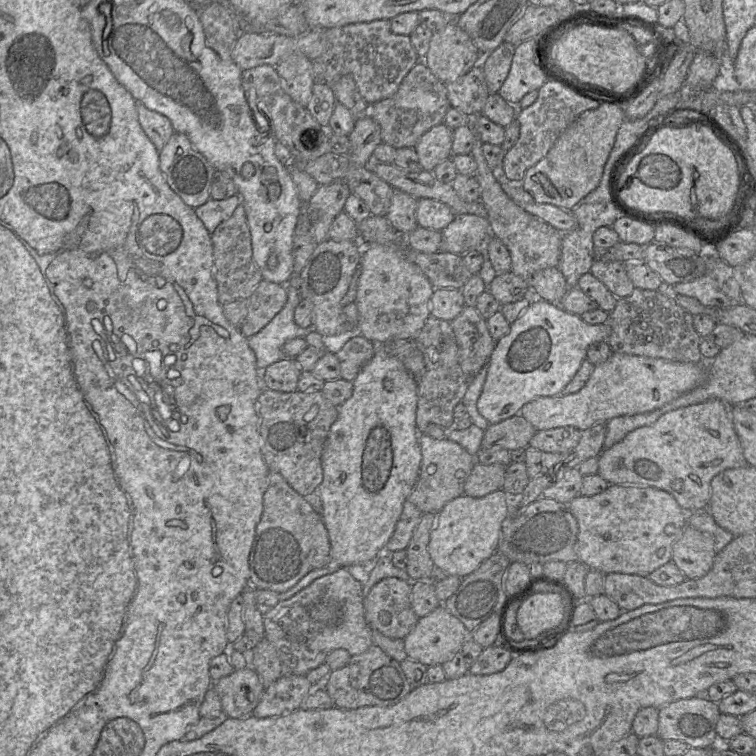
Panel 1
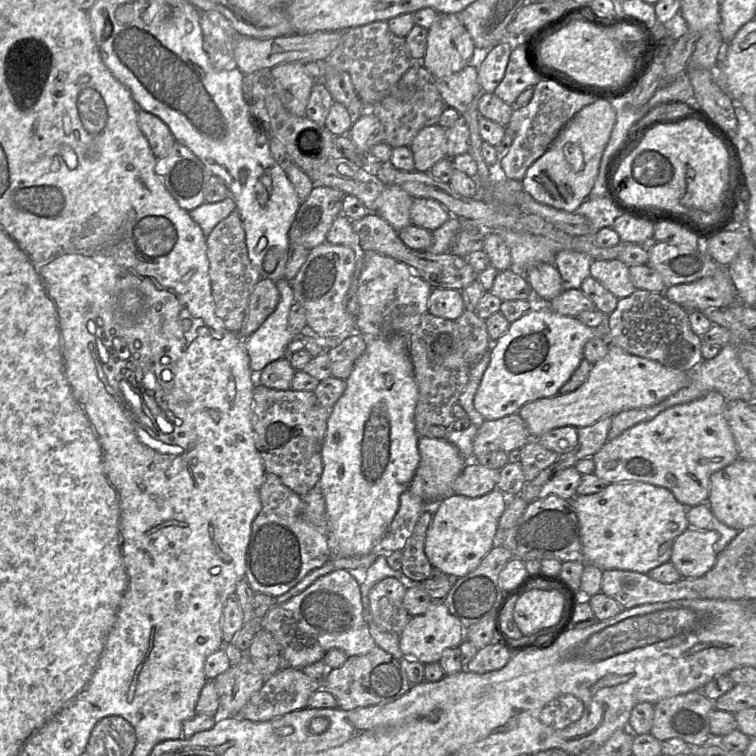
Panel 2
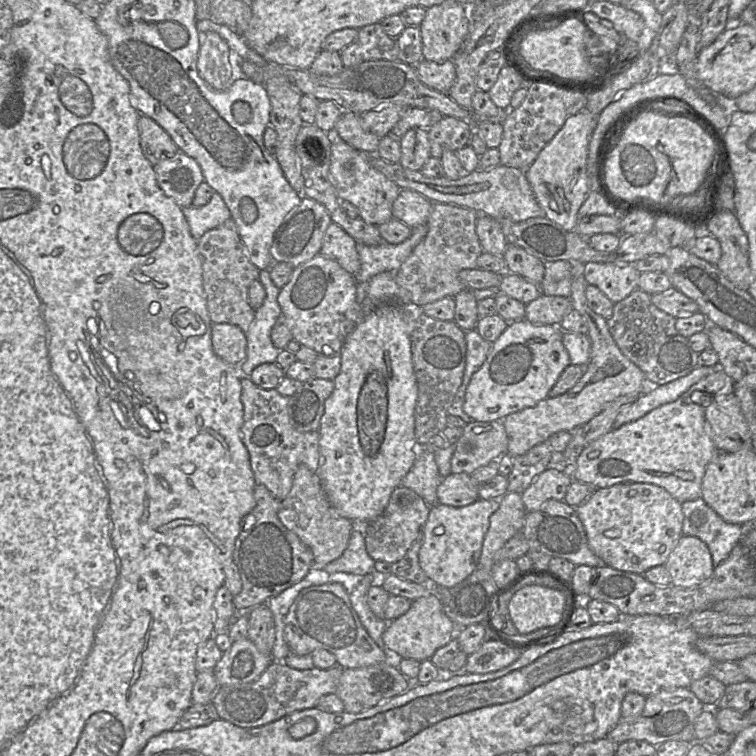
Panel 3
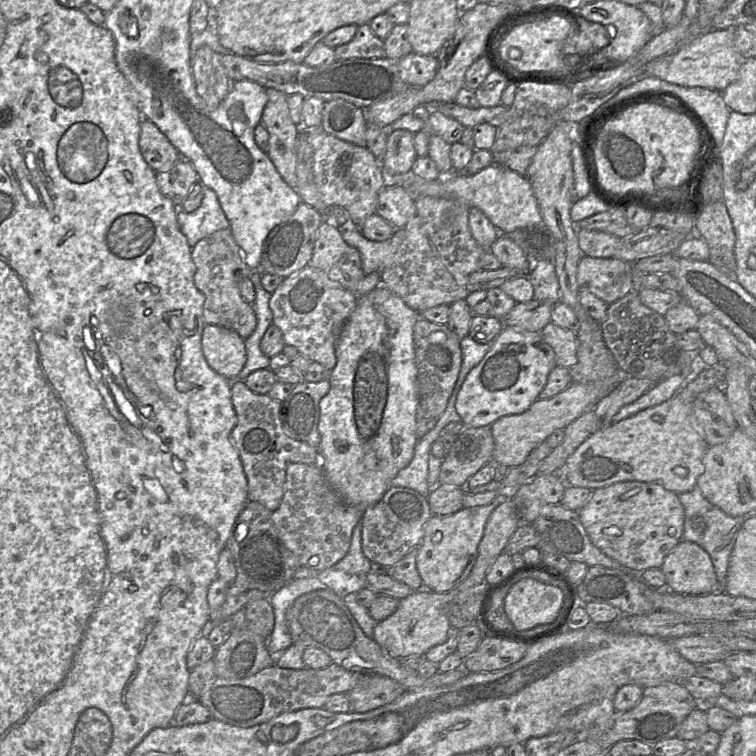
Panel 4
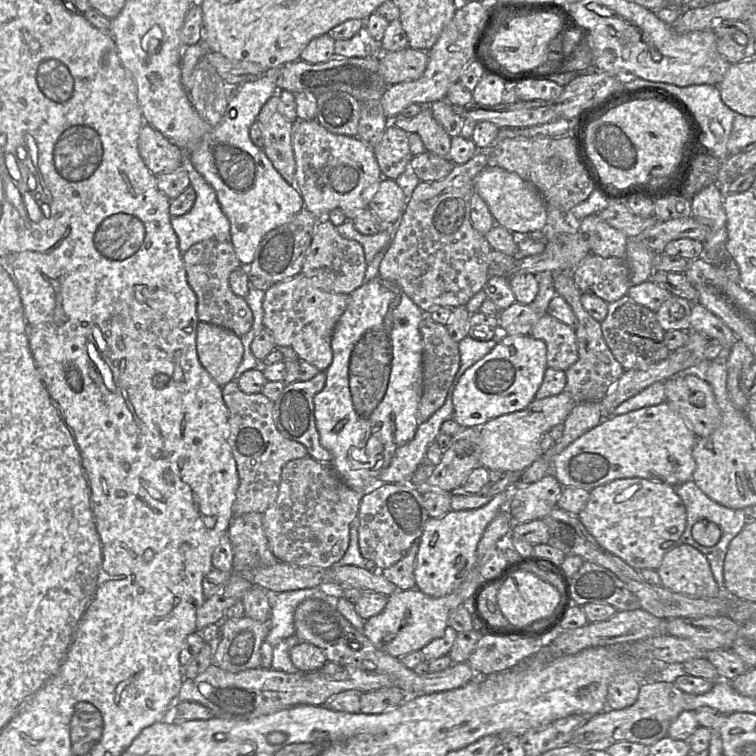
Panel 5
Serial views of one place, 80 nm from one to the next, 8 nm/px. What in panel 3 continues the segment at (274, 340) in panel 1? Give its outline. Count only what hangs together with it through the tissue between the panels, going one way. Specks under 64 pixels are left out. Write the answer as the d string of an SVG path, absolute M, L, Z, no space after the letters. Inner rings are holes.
M260 271L258 280L264 286L266 296L261 307L255 310L255 318L246 332L247 353L240 365L241 374L246 377L261 364L275 363L281 351L271 340L271 330L282 314L277 301L280 289L274 285L269 272Z

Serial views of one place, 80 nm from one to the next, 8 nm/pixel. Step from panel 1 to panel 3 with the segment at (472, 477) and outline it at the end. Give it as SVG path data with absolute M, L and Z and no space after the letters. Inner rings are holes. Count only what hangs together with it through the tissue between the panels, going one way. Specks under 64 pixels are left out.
M450 473L437 488L437 503L452 507L470 505L479 499L479 486L470 474Z

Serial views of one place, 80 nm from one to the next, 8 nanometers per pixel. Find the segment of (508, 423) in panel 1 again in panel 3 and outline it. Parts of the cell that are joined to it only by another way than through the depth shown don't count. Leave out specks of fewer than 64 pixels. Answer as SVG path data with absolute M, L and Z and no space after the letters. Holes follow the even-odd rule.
M501 420L472 421L465 425L454 446L451 473L472 474L507 452L508 436Z

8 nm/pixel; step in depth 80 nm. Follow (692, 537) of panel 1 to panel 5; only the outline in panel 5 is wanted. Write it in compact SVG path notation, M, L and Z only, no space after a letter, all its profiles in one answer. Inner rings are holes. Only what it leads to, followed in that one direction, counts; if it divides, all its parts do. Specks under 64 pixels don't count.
M688 544L667 552L657 572L661 585L675 593L702 599L720 596L706 556Z

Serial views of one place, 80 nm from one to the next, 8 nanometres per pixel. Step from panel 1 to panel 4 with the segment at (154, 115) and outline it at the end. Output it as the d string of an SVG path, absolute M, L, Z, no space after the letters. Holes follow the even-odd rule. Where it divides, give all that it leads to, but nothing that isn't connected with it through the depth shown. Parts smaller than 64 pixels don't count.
M148 119L141 121L139 148L147 164L155 171L163 171L175 164L181 155L160 129Z

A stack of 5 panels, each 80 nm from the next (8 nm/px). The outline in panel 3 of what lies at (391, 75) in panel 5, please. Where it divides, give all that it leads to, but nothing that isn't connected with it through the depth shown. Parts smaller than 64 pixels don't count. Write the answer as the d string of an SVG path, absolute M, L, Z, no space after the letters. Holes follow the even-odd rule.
M421 60L415 65L419 80L428 88L448 93L456 79L455 65L452 60L436 63Z

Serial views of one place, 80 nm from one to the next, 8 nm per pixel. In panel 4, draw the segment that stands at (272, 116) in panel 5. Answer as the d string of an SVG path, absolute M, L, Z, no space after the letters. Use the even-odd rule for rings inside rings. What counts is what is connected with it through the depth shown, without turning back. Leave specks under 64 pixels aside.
M267 88L268 102L262 114L262 124L269 132L268 156L284 181L297 188L297 137L298 124L291 119L287 95L273 88Z

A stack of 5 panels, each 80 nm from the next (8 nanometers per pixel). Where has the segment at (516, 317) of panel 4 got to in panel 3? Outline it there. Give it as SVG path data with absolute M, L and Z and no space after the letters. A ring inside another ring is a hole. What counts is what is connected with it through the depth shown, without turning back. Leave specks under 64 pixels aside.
M540 294L526 304L524 319L536 325L559 325L572 309L569 297Z

